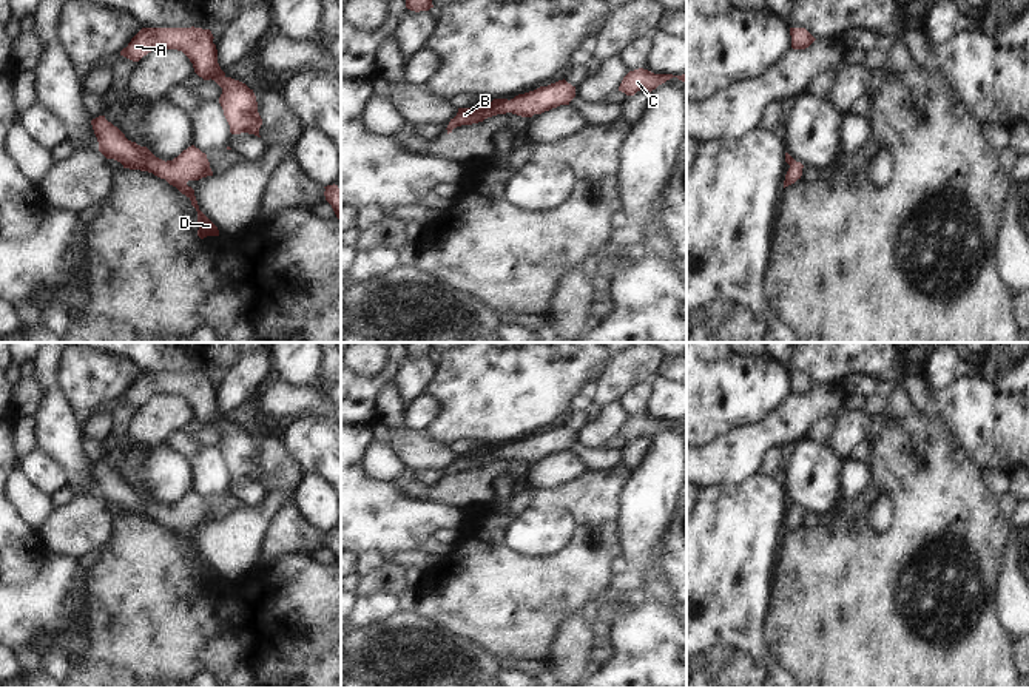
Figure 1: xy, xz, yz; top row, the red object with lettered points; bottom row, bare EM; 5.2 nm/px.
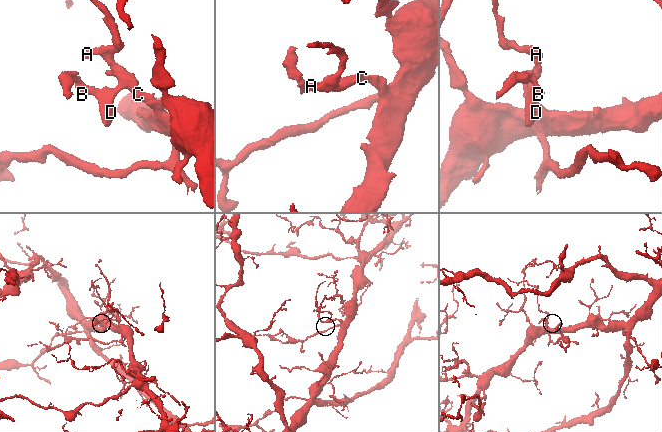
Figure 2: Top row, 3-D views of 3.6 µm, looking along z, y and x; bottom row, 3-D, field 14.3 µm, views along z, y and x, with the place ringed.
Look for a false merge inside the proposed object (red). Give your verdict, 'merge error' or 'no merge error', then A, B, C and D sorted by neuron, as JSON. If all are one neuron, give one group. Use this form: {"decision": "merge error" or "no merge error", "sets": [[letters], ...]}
{"decision": "no merge error", "sets": [["A", "B", "C", "D"]]}

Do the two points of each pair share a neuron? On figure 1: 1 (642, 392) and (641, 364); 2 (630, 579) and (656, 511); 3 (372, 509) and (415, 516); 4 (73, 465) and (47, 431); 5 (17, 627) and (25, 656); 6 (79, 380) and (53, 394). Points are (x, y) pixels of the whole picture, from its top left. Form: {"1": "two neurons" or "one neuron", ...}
{"1": "two neurons", "2": "two neurons", "3": "one neuron", "4": "one neuron", "5": "two neurons", "6": "two neurons"}

